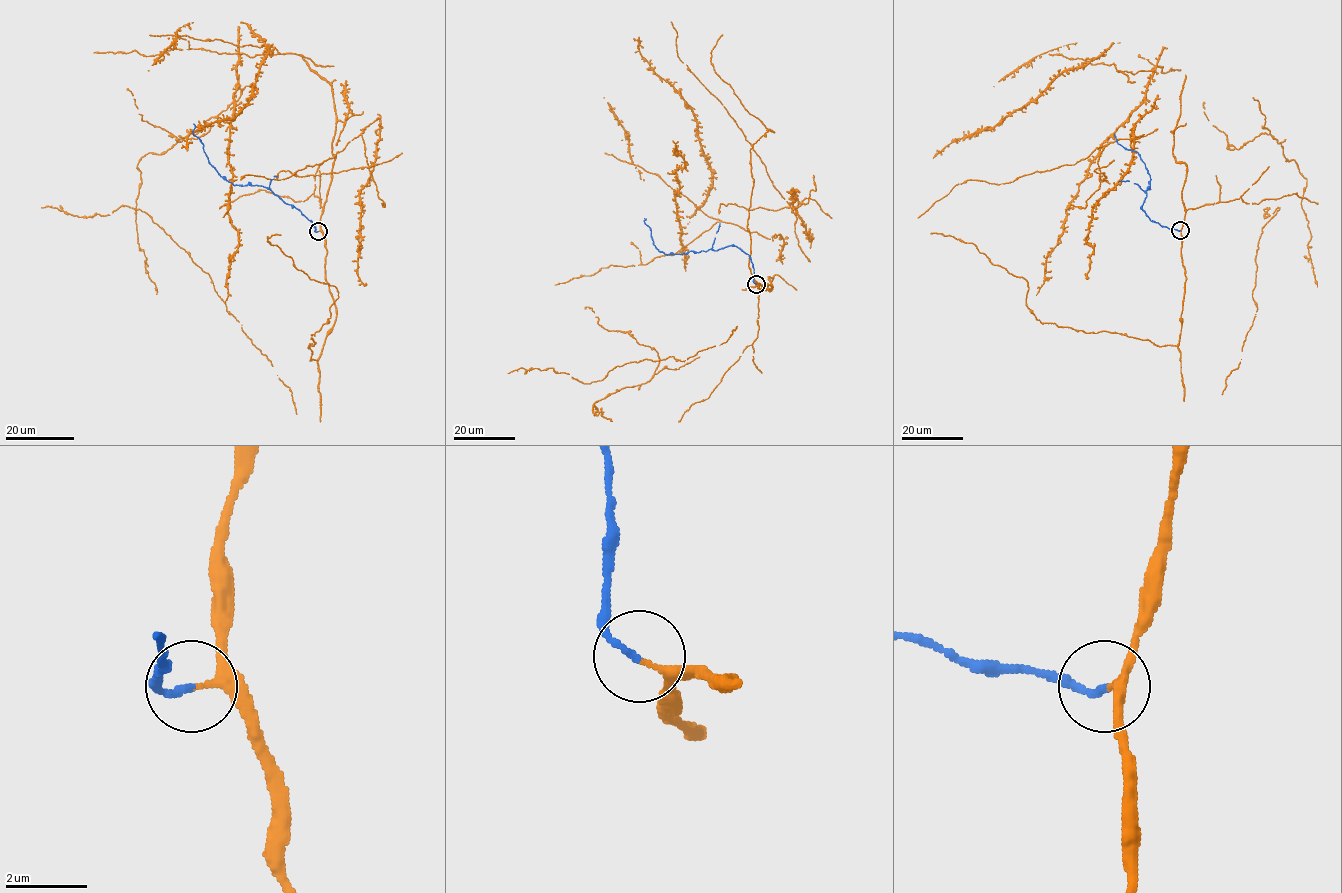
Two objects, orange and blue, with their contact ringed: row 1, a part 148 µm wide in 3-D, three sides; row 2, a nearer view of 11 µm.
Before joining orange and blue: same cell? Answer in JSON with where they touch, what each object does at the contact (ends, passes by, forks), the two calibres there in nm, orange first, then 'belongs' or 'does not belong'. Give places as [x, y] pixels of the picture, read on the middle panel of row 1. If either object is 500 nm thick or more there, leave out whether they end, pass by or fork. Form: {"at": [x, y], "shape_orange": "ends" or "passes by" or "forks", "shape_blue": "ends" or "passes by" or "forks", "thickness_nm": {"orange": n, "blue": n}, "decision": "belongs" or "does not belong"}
{"at": [756, 284], "shape_orange": "passes by", "shape_blue": "ends", "thickness_nm": {"orange": 130, "blue": 160}, "decision": "belongs"}

